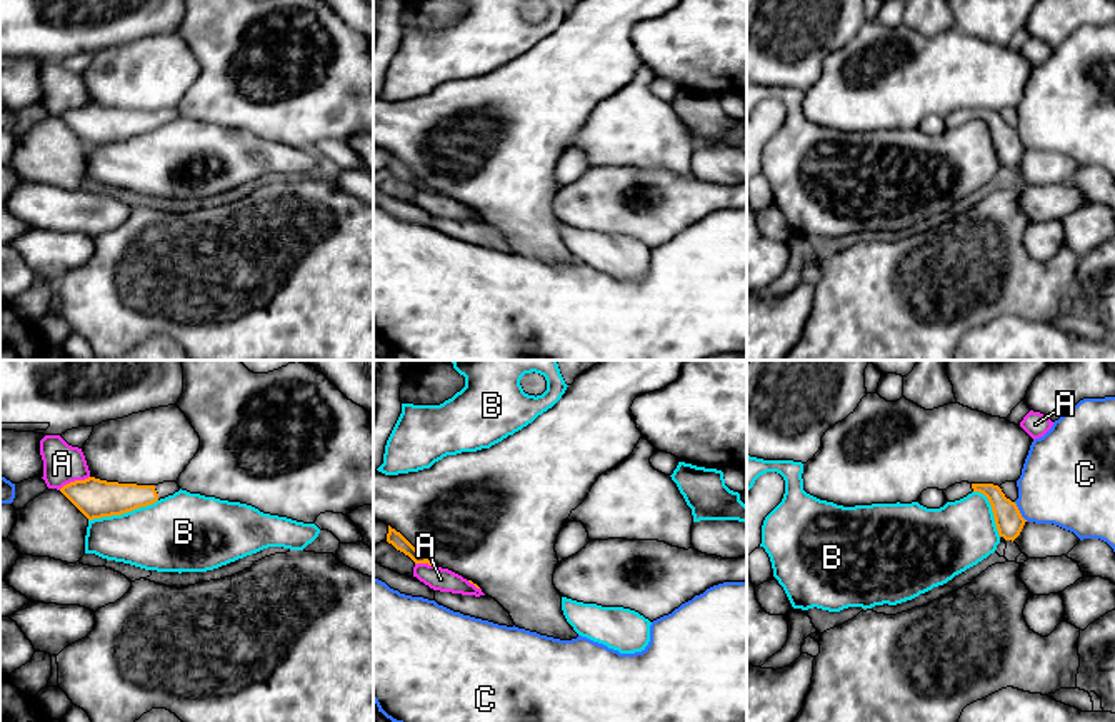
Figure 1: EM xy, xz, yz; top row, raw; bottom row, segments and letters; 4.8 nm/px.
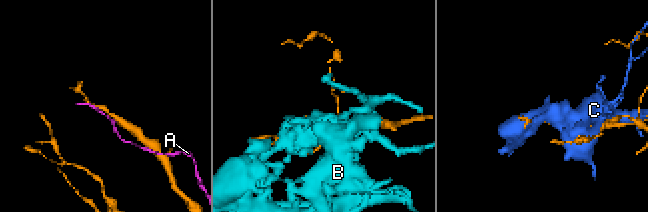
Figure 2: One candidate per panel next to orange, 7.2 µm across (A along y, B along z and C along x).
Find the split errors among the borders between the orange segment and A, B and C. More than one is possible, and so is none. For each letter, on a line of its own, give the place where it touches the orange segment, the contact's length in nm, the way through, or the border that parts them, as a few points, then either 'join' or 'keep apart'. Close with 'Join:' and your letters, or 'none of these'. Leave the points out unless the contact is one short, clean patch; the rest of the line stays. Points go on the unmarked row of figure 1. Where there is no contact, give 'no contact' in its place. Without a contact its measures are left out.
A: contact xy (75, 107); length 170 nm; border xy (89, 102), (70, 107), (59, 115); keep apart
B: contact xy (122, 139); length 360 nm; keep apart
C: contact yz (1019, 139); length 120 nm; keep apart
Join: none of these

